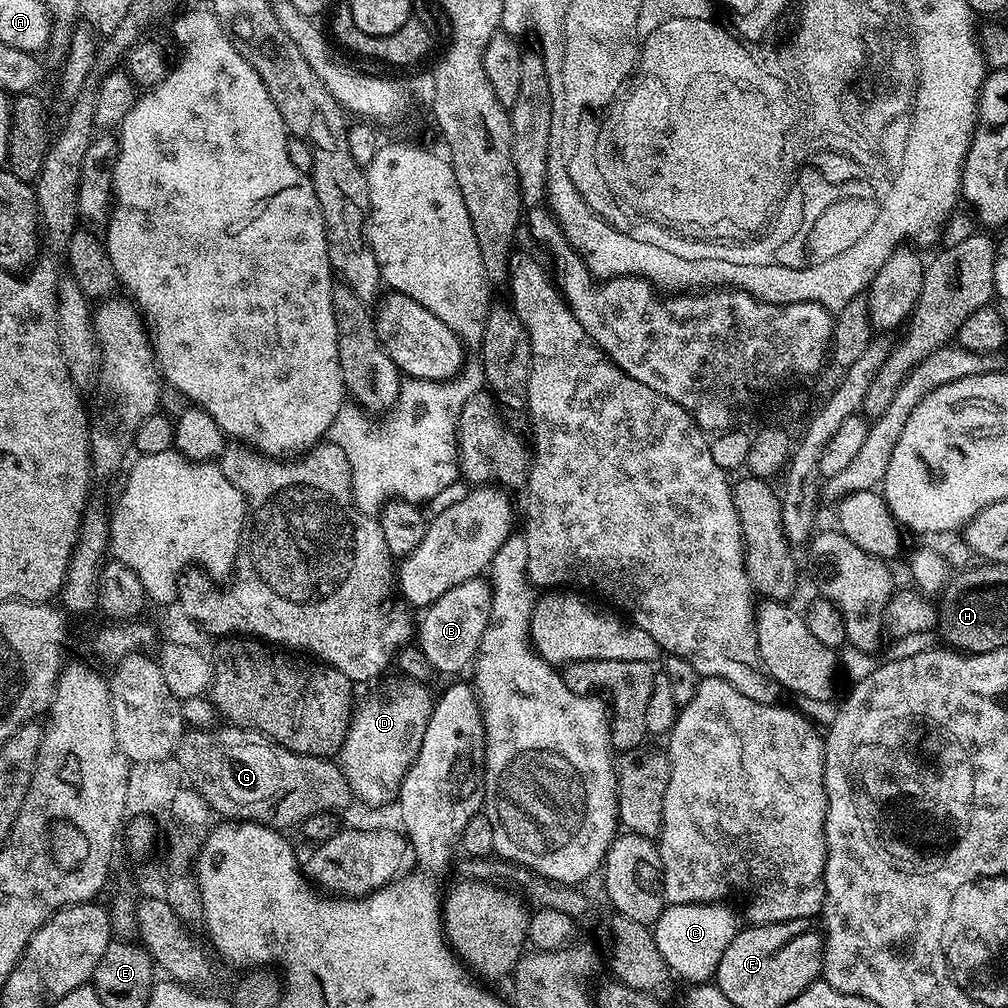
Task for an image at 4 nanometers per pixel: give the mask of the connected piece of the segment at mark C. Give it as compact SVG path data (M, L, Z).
M723 903L715 904L668 904L654 925L654 935L662 958L666 958L668 969L677 977L689 980L689 985L707 984L726 954L726 946L736 937L738 923L731 910Z

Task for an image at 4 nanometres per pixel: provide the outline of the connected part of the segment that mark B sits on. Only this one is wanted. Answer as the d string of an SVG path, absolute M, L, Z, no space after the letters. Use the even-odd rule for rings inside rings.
M487 579L467 580L442 594L442 598L423 609L418 620L418 647L437 673L460 672L471 665L482 642L482 634L492 613L492 585Z

